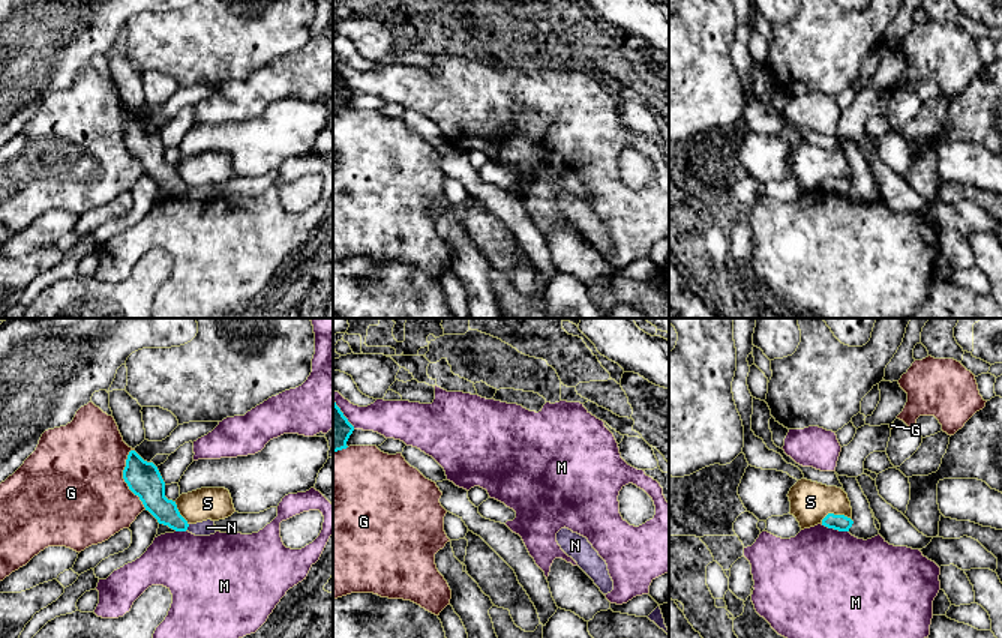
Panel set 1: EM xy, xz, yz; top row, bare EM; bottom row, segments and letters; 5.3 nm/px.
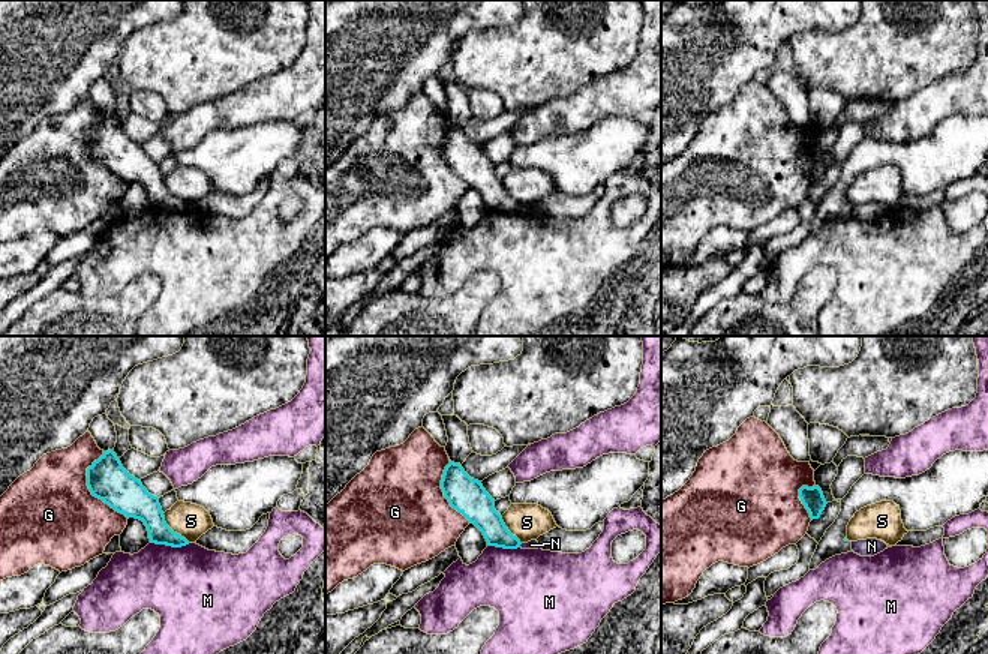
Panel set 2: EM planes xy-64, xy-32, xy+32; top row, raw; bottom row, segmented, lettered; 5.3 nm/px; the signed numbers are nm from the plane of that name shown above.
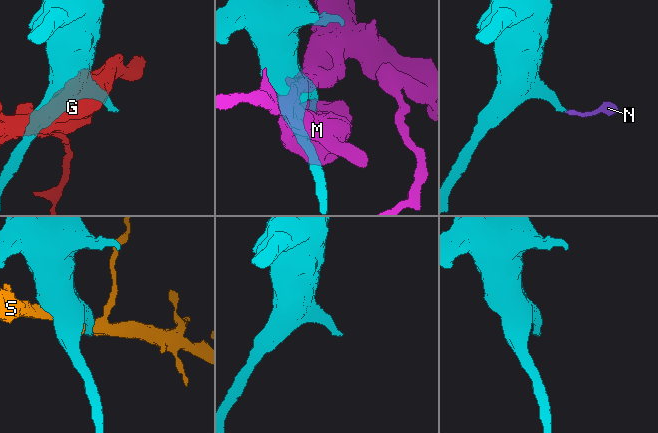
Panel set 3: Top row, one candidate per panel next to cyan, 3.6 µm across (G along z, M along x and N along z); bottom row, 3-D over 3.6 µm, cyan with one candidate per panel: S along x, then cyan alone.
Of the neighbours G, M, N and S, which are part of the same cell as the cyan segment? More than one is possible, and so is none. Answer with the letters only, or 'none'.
none

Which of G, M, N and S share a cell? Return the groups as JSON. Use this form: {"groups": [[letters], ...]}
{"groups": [["G"], ["M"], ["N"], ["S"]]}

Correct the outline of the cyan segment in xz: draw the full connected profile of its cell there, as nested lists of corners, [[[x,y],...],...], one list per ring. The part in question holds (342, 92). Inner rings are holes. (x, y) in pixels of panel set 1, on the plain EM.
[[[333,66],[333,116],[348,111],[346,105],[352,95],[354,90],[348,86],[336,66]]]

